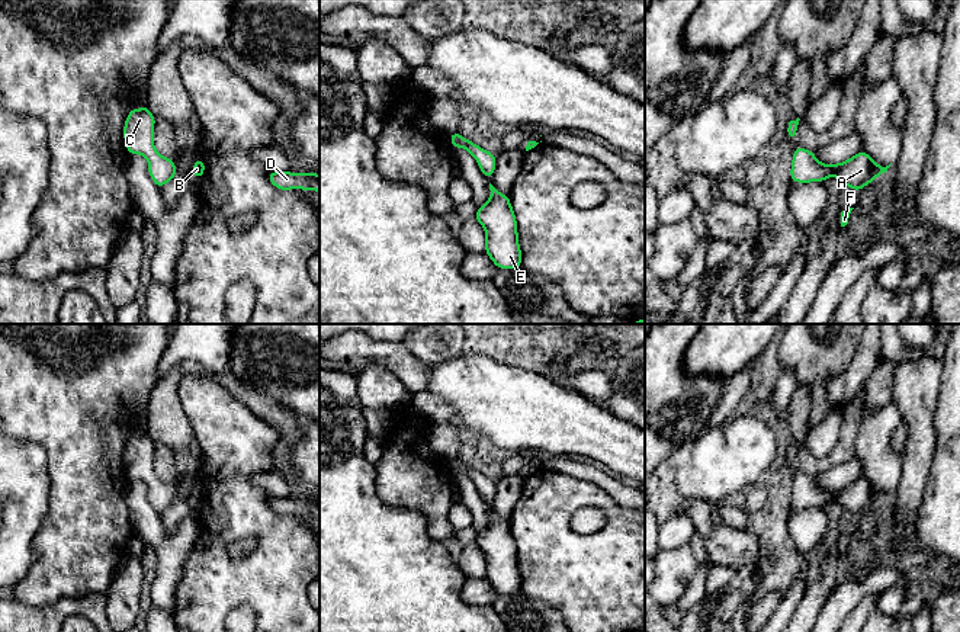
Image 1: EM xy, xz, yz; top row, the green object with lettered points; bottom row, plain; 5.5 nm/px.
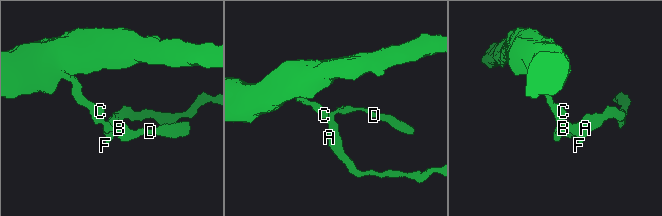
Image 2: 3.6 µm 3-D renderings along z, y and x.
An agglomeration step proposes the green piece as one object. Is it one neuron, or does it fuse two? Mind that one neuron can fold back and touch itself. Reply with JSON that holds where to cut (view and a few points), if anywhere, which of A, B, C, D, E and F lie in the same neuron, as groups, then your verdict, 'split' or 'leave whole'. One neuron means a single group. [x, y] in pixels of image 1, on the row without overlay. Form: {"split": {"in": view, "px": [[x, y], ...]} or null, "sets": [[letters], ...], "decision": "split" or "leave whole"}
{"split": null, "sets": [["A", "B", "C", "D", "E", "F"]], "decision": "leave whole"}

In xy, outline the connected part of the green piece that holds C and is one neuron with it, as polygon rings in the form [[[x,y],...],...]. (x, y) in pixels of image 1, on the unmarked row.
[[[148,432],[131,434],[123,450],[123,465],[129,481],[141,479],[148,485],[150,503],[161,514],[176,501],[177,494],[173,485],[157,478],[154,450],[155,443]]]

